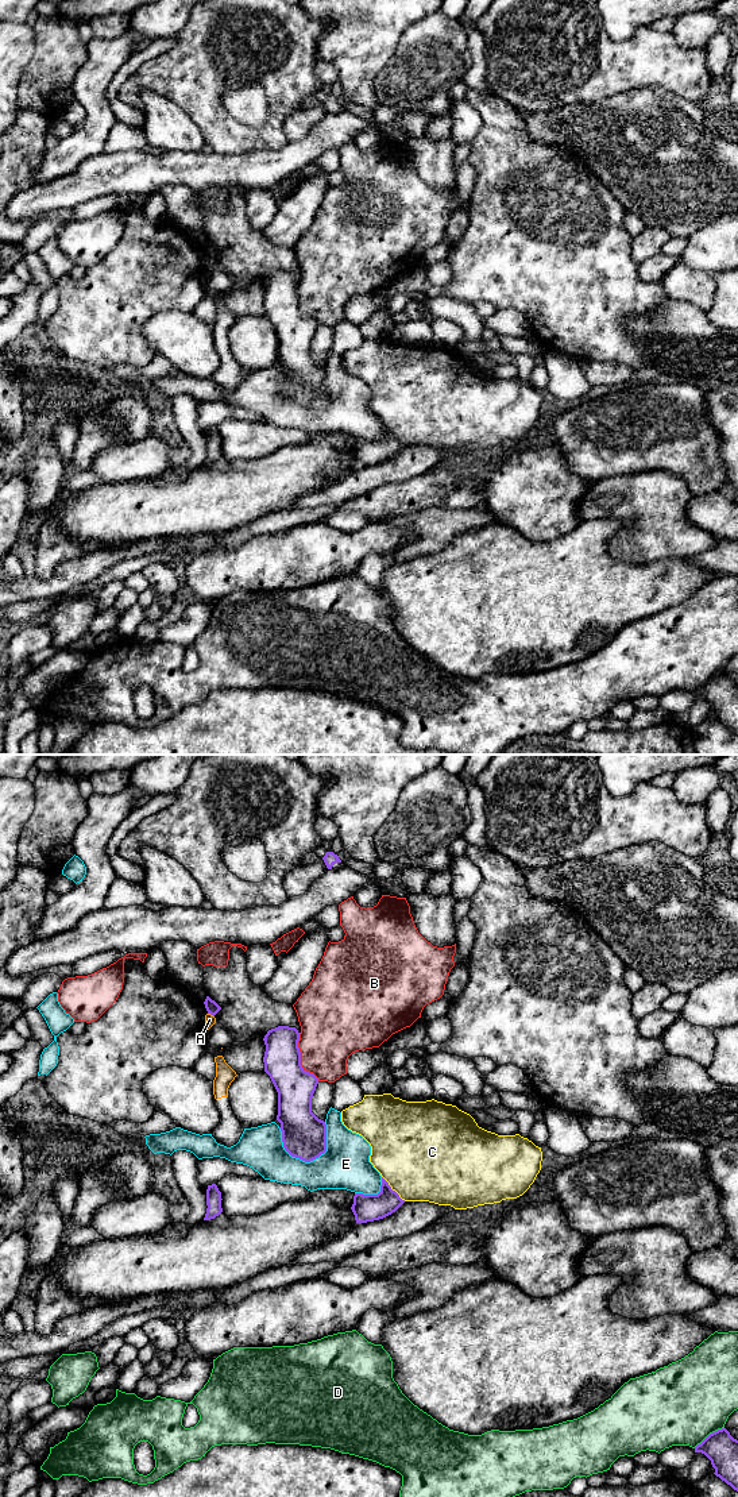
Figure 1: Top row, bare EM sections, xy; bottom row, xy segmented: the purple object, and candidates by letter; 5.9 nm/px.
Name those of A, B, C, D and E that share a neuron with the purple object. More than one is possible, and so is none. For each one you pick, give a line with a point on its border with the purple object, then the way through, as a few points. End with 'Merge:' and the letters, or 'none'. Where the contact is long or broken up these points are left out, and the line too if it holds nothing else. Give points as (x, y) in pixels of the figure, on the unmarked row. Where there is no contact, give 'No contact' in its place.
Merge: none

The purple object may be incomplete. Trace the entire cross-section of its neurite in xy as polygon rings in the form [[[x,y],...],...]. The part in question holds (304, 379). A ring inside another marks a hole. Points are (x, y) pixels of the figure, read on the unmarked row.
[[[278,270],[264,279],[264,316],[278,336],[278,359],[285,394],[310,406],[327,396],[327,369],[312,356],[318,323],[301,309],[300,275]]]

